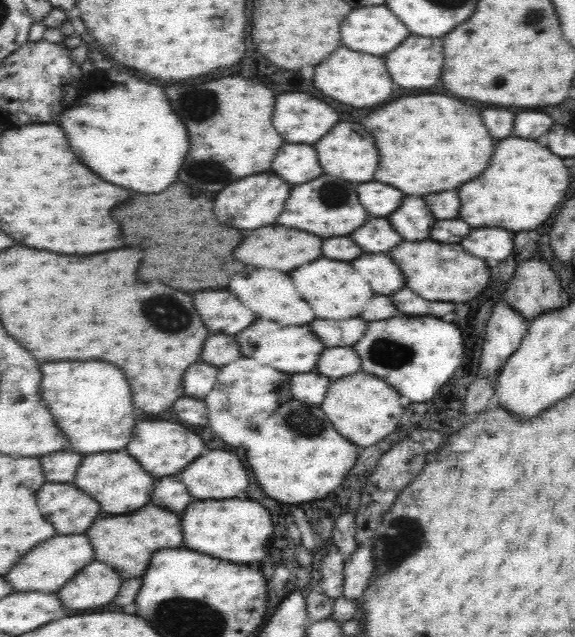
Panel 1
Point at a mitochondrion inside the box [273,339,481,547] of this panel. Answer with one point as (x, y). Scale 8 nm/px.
(306, 425)

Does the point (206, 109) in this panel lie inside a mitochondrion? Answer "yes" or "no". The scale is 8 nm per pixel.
yes

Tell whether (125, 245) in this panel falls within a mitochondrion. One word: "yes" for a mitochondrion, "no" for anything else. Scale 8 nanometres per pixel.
no

